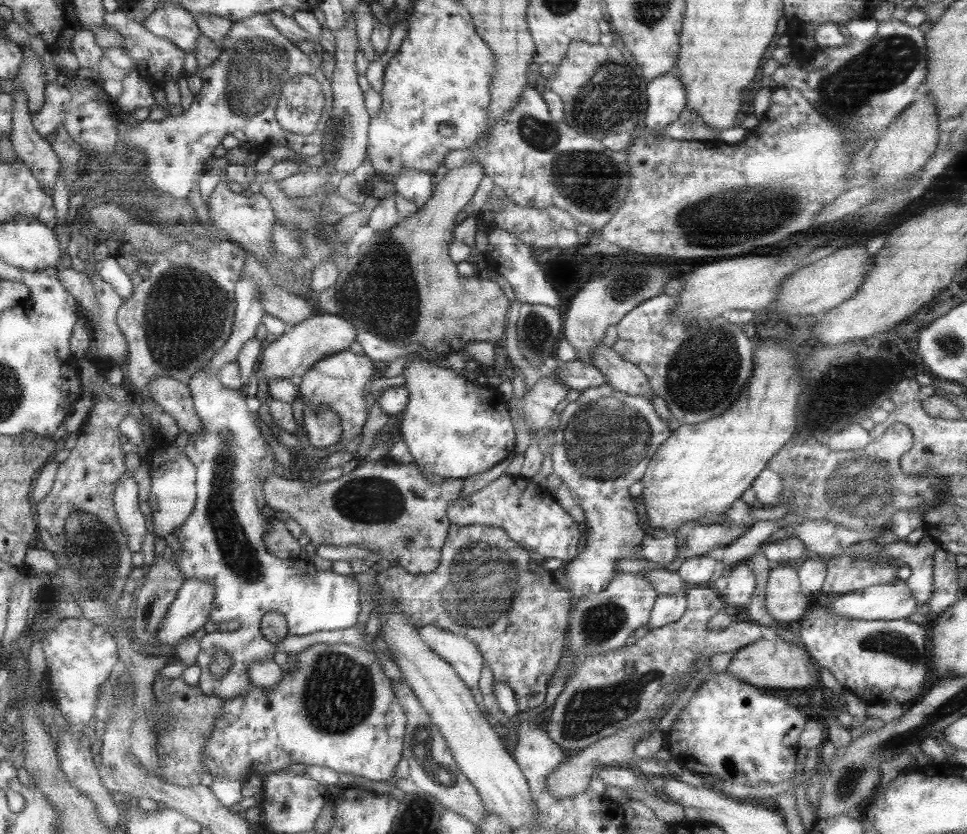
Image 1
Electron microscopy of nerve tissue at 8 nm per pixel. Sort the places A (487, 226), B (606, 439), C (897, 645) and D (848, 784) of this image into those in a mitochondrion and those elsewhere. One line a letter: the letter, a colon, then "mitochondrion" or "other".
A: other
B: mitochondrion
C: mitochondrion
D: mitochondrion

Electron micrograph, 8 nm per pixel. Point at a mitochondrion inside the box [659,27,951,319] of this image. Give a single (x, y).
(846, 91)

